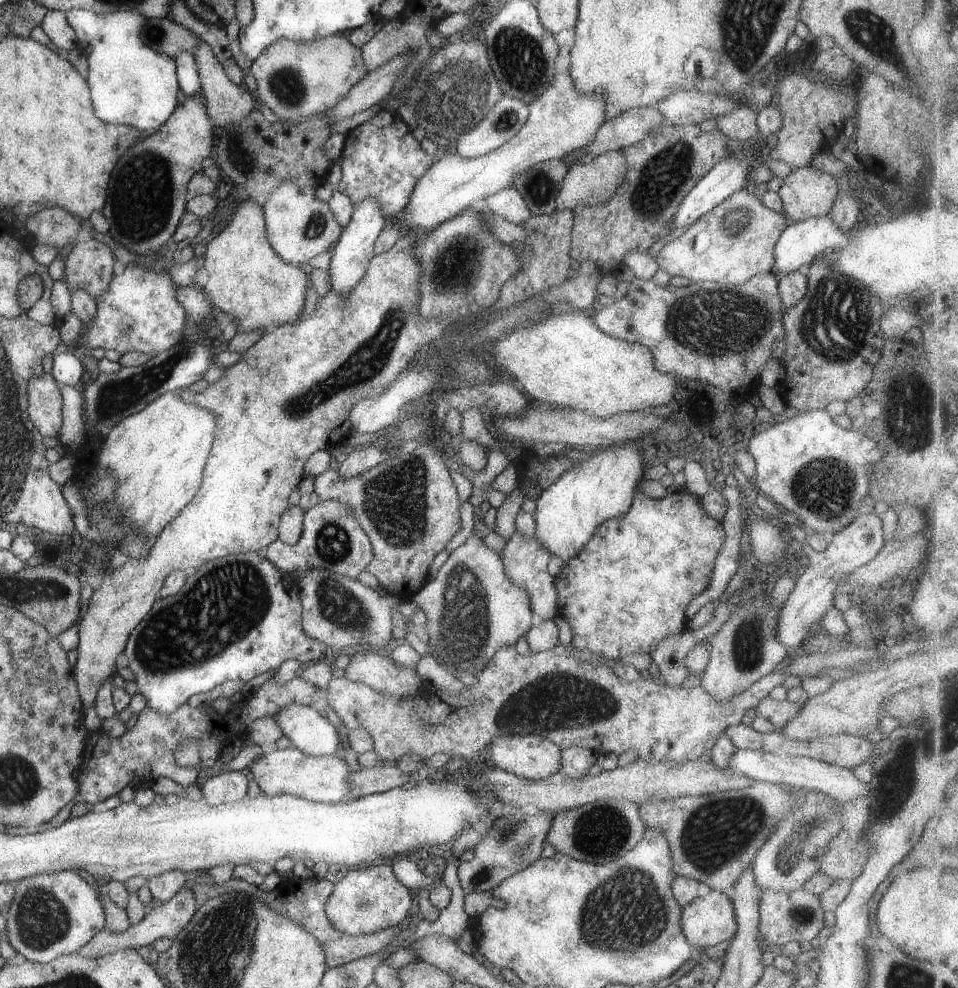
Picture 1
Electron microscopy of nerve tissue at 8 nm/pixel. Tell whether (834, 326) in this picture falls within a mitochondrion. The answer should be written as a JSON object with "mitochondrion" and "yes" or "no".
{"mitochondrion":"yes"}

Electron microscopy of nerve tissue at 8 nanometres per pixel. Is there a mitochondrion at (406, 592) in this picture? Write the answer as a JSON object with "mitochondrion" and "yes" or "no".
{"mitochondrion":"no"}

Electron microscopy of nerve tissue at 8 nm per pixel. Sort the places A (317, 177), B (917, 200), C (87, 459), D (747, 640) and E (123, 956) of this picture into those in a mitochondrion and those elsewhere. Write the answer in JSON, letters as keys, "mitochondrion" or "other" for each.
{"A":"other","B":"other","C":"other","D":"mitochondrion","E":"other"}

